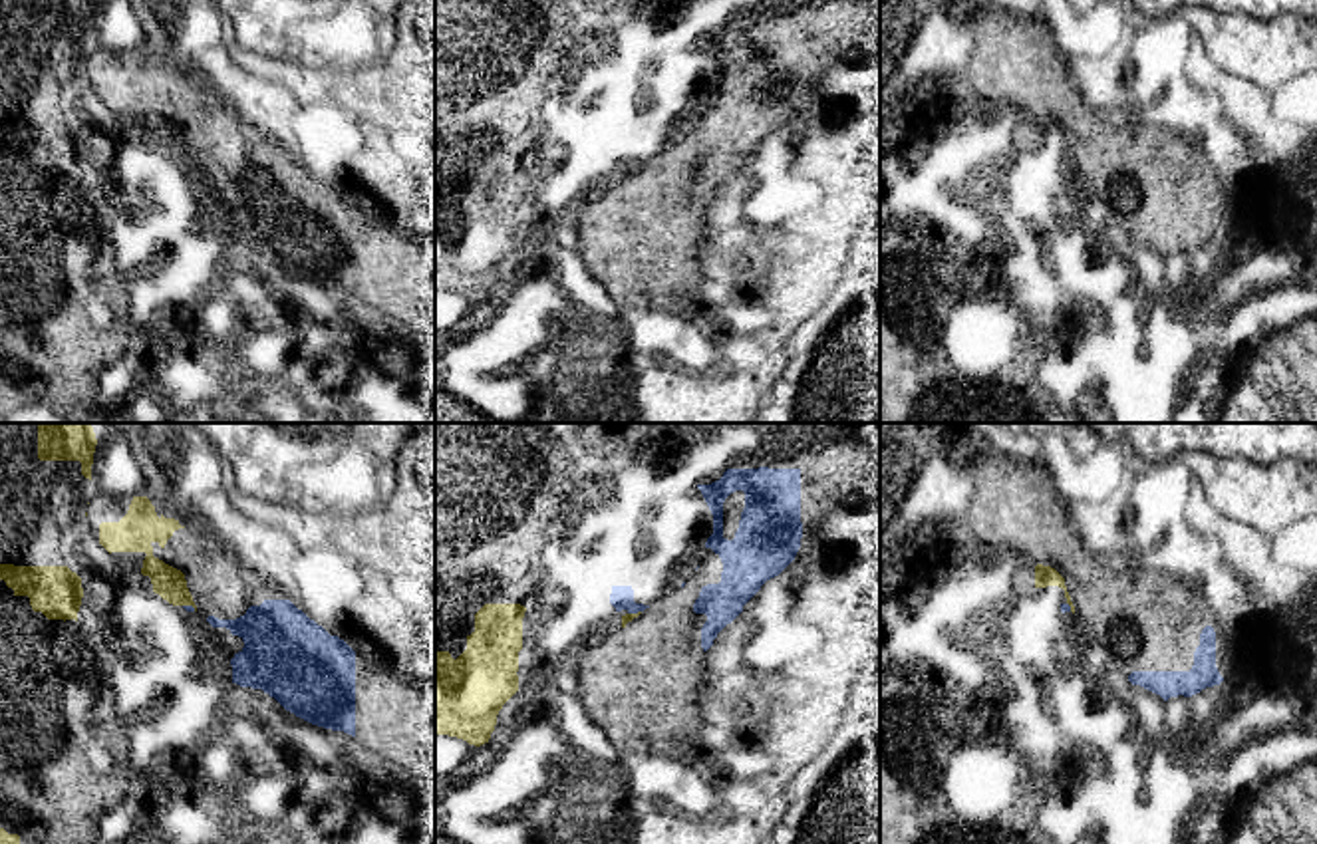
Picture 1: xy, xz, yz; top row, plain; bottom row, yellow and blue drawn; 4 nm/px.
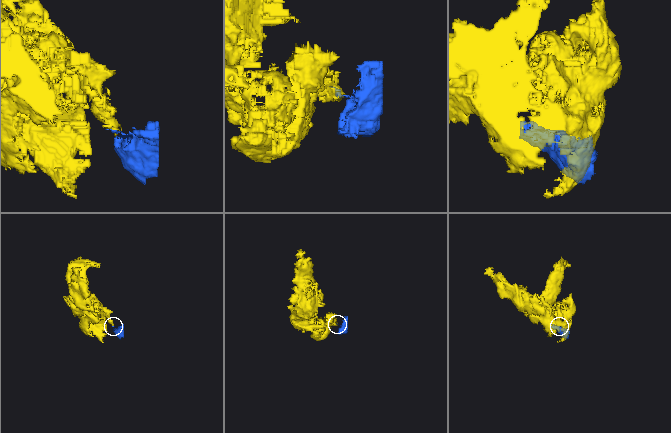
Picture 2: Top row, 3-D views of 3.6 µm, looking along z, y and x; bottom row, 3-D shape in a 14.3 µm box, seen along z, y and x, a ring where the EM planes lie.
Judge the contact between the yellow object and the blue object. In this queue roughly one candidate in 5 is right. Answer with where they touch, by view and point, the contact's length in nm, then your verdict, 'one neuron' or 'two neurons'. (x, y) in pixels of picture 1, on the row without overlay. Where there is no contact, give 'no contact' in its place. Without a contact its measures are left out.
xy (189, 159) | 60 nm | two neurons

